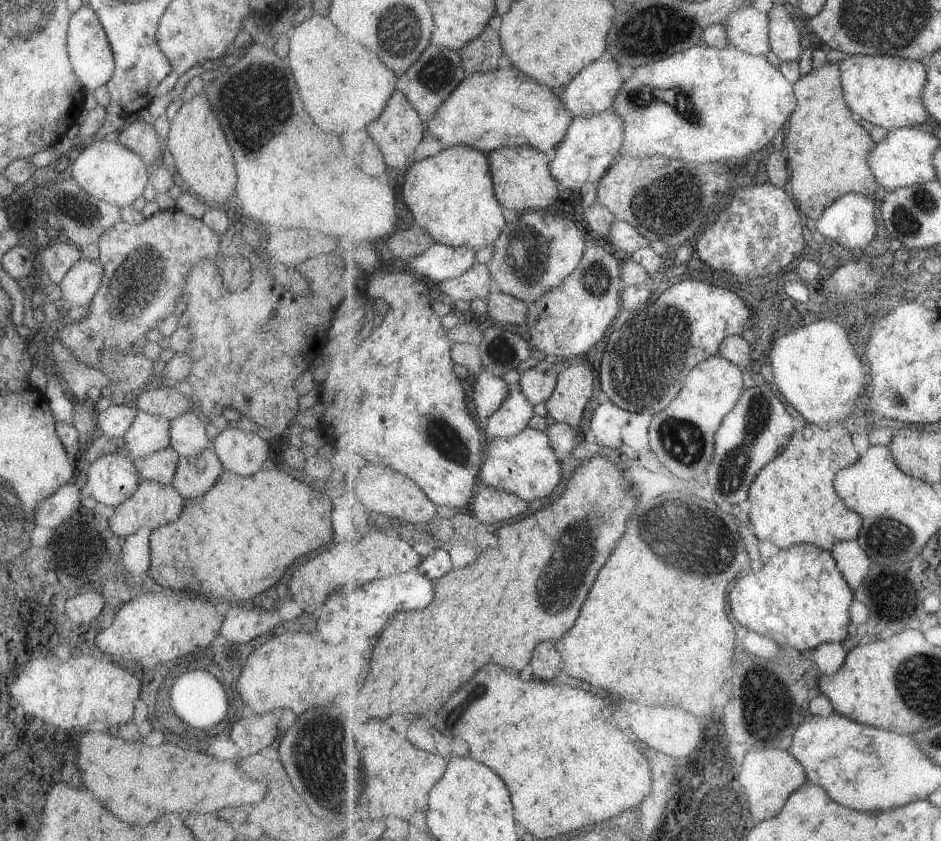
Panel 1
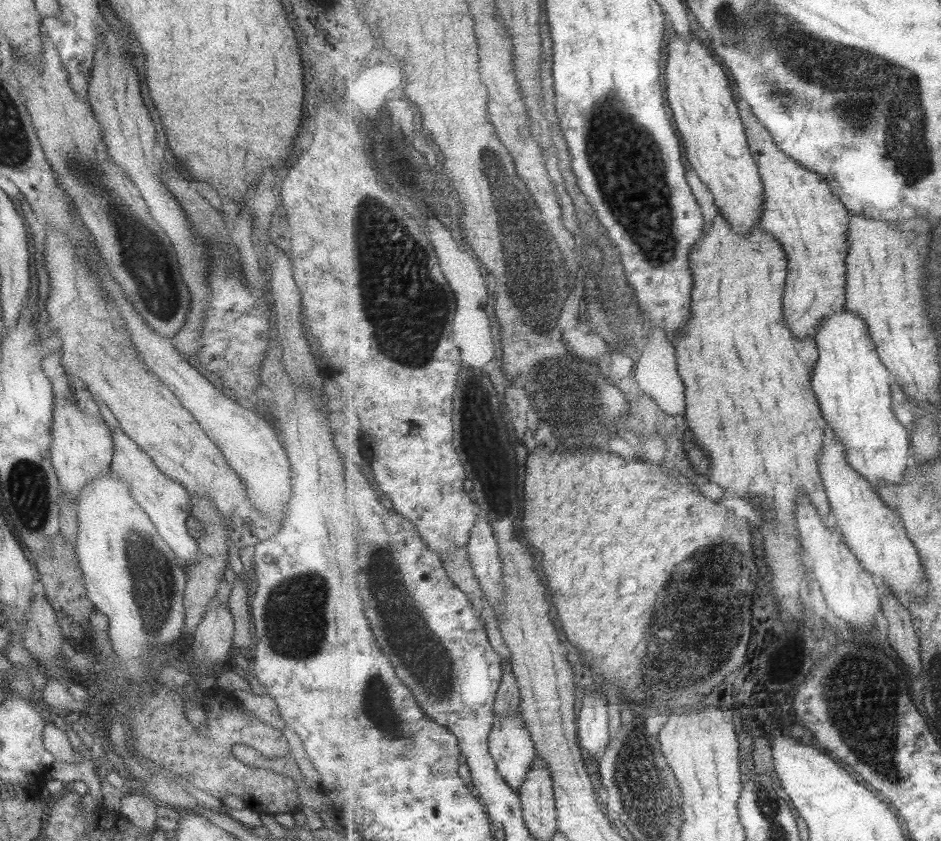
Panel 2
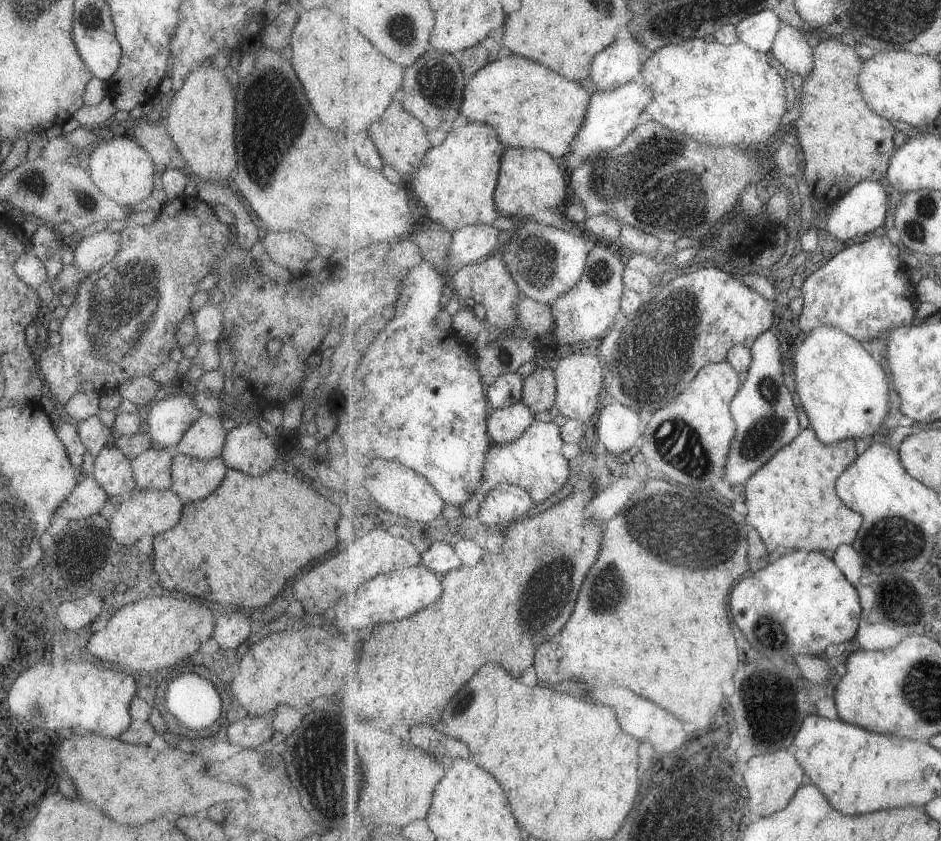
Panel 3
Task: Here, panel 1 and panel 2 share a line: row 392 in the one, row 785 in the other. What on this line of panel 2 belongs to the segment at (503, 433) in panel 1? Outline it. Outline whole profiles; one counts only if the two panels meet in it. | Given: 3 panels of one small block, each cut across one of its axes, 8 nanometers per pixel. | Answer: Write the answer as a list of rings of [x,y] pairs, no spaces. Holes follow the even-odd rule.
[[[522,714],[497,719],[489,742],[498,770],[520,794],[539,754]]]

